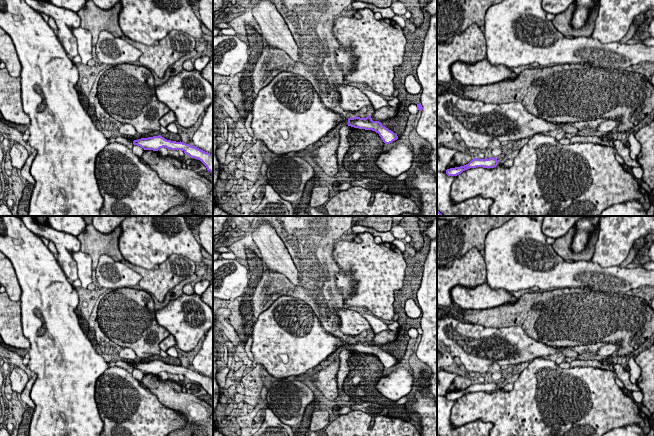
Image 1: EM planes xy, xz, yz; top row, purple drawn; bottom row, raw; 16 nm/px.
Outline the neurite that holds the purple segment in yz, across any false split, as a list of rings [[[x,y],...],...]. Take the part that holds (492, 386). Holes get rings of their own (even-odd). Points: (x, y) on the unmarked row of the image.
[[[490,381],[489,383],[474,382],[473,384],[471,384],[468,388],[464,390],[447,393],[446,398],[448,400],[457,400],[461,398],[463,395],[470,393],[470,392],[476,392],[476,391],[494,392],[498,389],[498,386],[499,384],[494,381]]]

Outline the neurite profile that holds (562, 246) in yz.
[[[599,224],[597,225],[593,233],[590,235],[589,241],[585,249],[580,253],[575,253],[571,247],[575,234],[576,228],[572,227],[564,236],[555,239],[555,242],[552,244],[554,251],[566,261],[591,261],[595,250],[595,243],[598,239]]]

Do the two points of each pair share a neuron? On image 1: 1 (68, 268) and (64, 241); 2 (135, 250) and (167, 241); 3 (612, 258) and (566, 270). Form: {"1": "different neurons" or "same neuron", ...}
{"1": "same neuron", "2": "same neuron", "3": "different neurons"}

